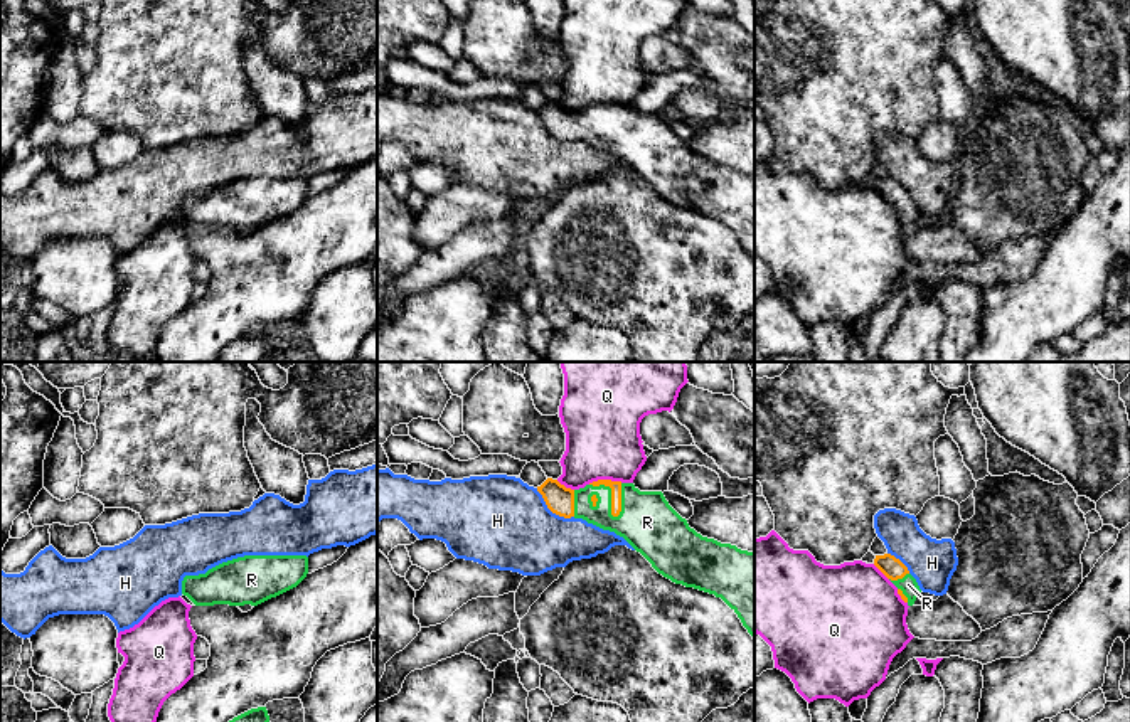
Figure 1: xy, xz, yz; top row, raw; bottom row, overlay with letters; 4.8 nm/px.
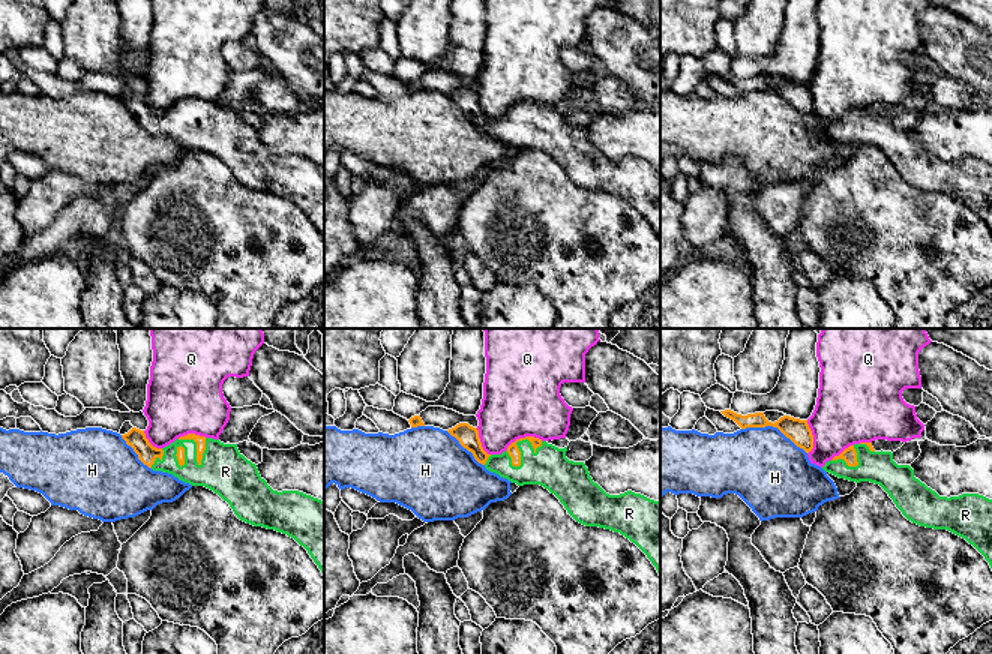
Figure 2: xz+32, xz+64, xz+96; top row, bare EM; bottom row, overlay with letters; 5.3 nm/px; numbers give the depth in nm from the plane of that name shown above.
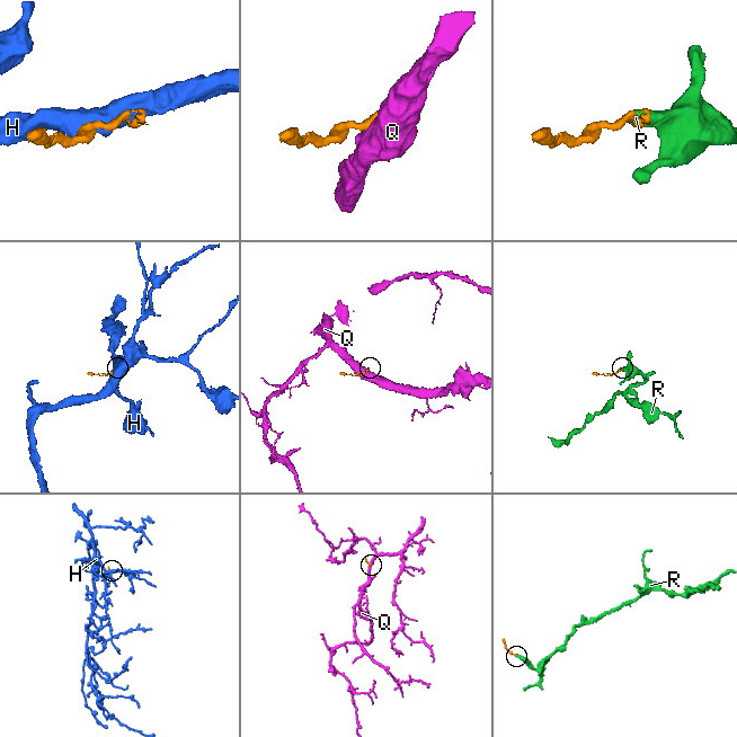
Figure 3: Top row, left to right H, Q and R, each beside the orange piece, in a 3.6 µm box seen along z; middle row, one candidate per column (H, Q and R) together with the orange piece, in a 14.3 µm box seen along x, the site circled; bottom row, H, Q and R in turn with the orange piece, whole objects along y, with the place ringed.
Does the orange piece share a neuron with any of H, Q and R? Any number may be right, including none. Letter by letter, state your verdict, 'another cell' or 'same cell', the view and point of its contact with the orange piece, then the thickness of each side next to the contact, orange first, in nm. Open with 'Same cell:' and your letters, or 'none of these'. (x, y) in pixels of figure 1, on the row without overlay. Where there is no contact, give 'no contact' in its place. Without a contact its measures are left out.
Same cell: R
H: another cell | xz (551, 133) | 140/440 nm
Q: another cell | xz (605, 103) | 50/360 nm
R: same cell | xz (612, 116) | 50/280 nm

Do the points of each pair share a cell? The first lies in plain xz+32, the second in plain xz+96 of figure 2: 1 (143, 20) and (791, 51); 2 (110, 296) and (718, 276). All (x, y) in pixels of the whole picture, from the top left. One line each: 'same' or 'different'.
1: same
2: different

